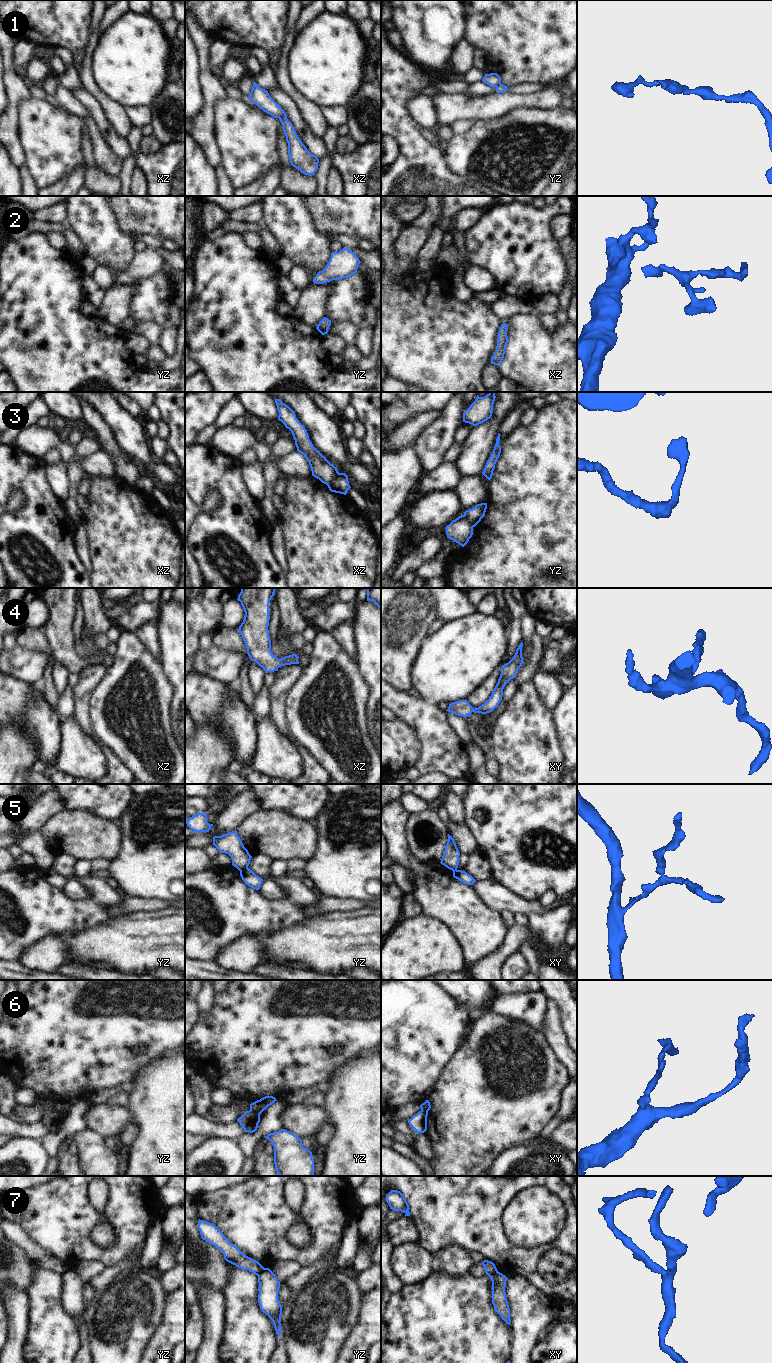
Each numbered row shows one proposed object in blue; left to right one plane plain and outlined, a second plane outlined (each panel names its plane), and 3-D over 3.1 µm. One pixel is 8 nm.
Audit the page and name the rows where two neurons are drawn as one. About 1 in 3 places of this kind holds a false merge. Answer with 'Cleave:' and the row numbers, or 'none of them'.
Cleave: 1, 3, 5, 6, 7

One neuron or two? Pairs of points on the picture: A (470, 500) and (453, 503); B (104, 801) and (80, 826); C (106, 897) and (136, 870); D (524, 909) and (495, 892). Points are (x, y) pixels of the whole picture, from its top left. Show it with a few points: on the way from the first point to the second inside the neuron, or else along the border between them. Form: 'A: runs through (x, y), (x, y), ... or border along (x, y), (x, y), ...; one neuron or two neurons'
A: border along (454, 489), (460, 498), (460, 504), (464, 511); two neurons
B: border along (69, 810), (87, 811), (114, 822); two neurons
C: border along (110, 879), (121, 892); two neurons
D: runs through (517, 904), (502, 899); one neuron

